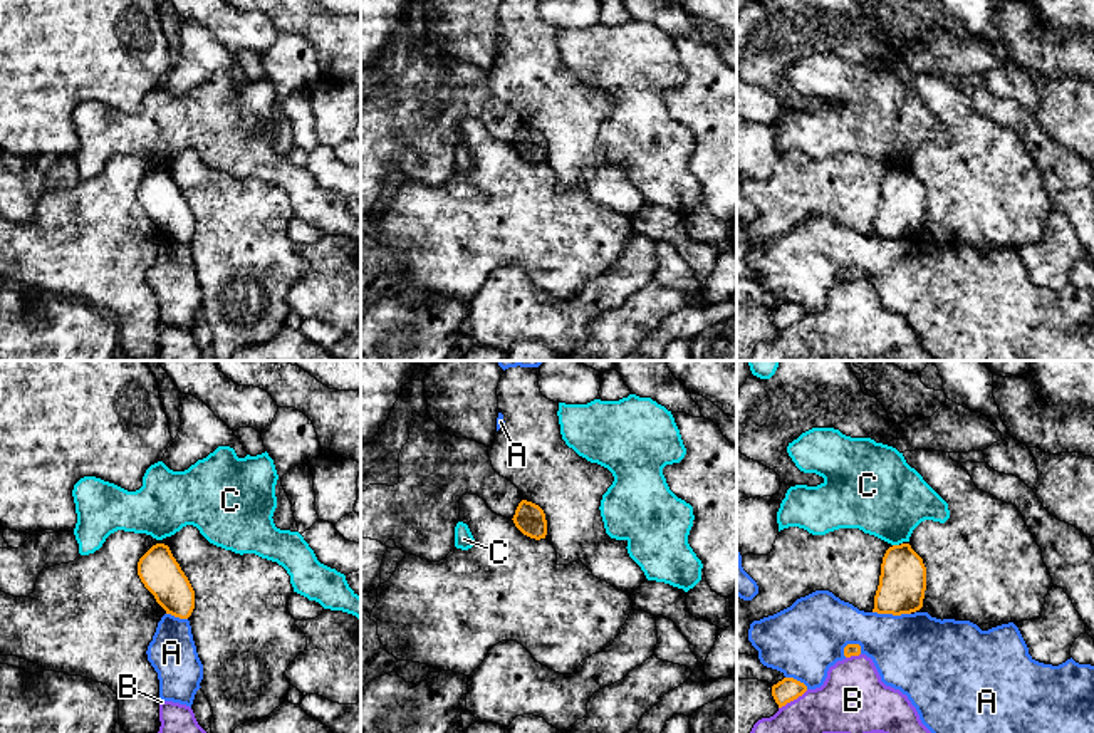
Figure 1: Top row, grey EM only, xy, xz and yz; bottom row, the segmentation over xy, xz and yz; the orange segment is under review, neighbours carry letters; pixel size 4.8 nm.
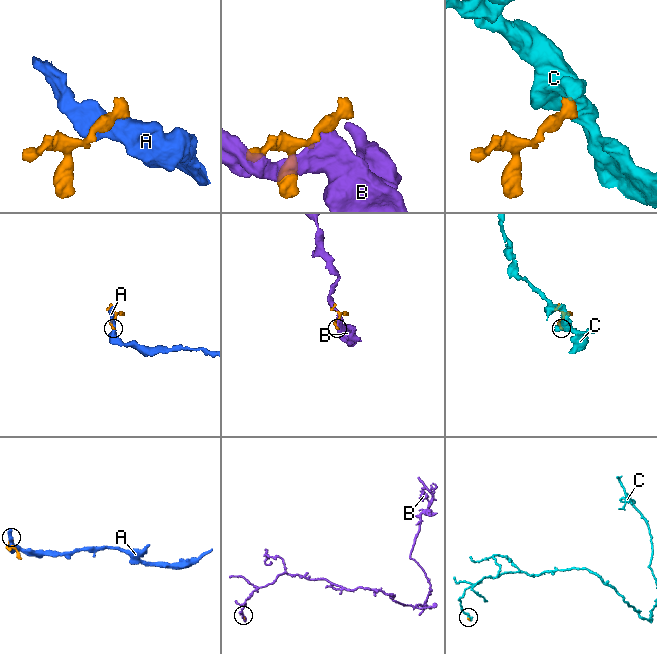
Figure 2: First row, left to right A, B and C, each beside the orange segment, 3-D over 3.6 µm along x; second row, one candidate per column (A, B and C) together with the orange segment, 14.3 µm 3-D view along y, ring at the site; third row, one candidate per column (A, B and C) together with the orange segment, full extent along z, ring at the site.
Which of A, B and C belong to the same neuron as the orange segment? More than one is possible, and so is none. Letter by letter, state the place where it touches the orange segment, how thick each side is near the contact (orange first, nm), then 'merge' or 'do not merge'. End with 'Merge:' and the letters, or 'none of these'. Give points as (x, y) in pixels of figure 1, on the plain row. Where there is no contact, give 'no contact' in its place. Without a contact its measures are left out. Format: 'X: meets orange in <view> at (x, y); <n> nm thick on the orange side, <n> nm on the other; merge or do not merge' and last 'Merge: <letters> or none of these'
A: meets orange in yz at (891, 237); 220 nm thick on the orange side, 380 nm on the other; do not merge
B: meets orange in yz at (792, 324); 120 nm thick on the orange side, 280 nm on the other; do not merge
C: meets orange in yz at (896, 170); 220 nm thick on the orange side, 380 nm on the other; do not merge
Merge: none of these

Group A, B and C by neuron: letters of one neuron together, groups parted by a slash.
A / B / C

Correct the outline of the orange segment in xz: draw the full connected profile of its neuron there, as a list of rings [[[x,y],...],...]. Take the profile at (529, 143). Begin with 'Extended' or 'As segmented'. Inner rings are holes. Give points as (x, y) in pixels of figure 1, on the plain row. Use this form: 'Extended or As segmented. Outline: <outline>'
As segmented. Outline: [[[522,124],[512,144],[515,151],[530,163],[540,164],[547,159],[545,138],[532,126]]]

